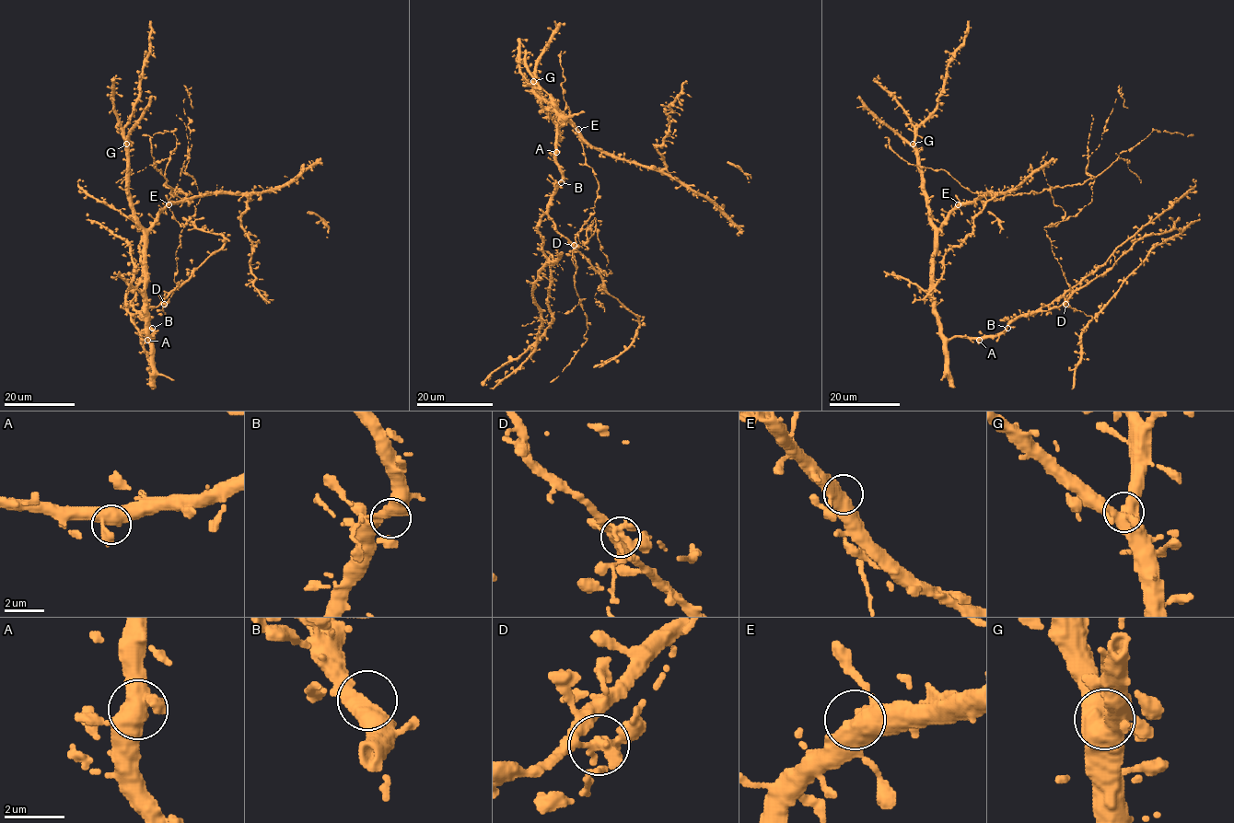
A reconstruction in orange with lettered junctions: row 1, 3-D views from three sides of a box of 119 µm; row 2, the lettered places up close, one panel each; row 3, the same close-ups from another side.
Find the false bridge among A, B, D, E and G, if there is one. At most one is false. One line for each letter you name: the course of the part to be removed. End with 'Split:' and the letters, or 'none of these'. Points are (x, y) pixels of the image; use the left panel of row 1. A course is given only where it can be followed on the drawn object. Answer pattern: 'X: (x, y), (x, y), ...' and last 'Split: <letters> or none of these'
D: (164, 304), (176, 284), (184, 227), (168, 200), (171, 188), (187, 195), (174, 196), (152, 166), (152, 138)
Split: D

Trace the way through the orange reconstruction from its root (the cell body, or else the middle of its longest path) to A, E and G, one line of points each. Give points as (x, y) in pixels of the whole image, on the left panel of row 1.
A: (150, 329), (152, 333), (147, 340)
E: (150, 329), (152, 333), (148, 339), (145, 311), (146, 231), (168, 204)
G: (150, 329), (152, 333), (148, 339), (143, 260), (144, 228), (135, 214), (128, 189), (126, 144)

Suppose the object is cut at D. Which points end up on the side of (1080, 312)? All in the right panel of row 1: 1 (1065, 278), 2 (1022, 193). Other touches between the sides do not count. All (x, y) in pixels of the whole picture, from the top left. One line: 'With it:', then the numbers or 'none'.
With it: 1, 2

